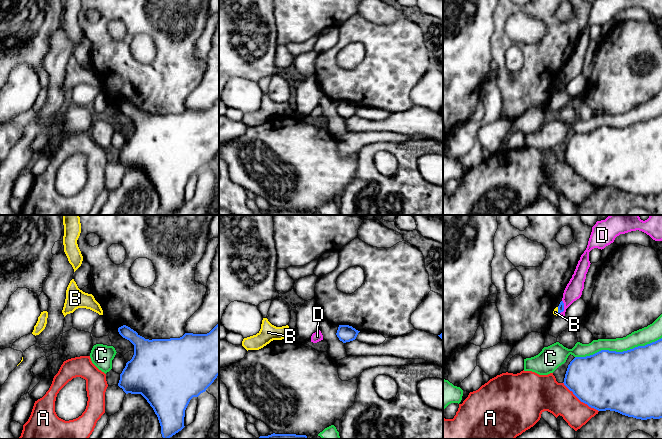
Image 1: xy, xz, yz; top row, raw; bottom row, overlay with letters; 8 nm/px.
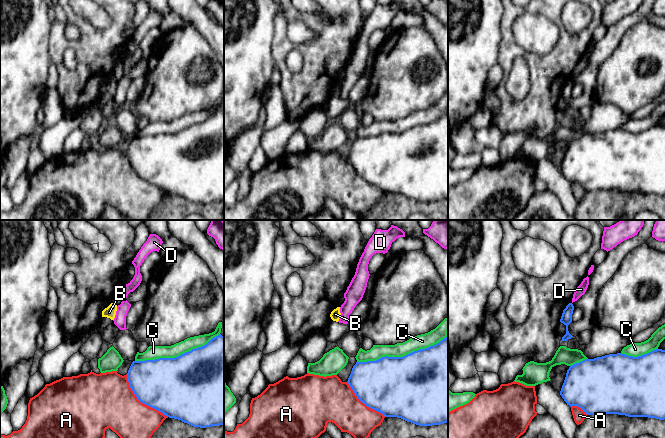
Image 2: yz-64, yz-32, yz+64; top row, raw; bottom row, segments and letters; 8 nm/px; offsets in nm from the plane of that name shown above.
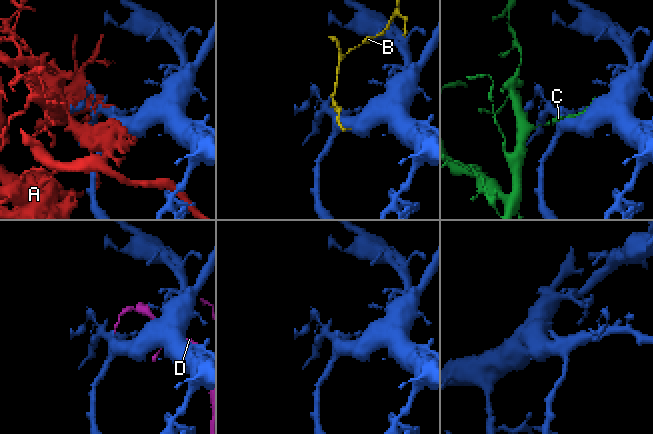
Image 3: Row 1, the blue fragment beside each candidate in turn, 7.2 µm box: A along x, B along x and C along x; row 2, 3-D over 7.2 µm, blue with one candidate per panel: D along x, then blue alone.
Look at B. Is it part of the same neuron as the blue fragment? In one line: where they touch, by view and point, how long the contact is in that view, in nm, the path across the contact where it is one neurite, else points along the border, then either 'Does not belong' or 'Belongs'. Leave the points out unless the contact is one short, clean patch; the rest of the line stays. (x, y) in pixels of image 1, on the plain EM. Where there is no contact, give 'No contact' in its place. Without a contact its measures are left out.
Touches blue at yz (558, 86). Shared border 60 nm. Boundary: yz (557, 83), (558, 89). Does not belong

